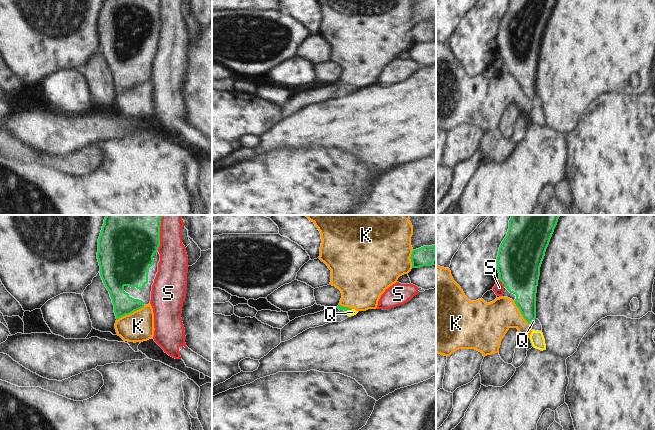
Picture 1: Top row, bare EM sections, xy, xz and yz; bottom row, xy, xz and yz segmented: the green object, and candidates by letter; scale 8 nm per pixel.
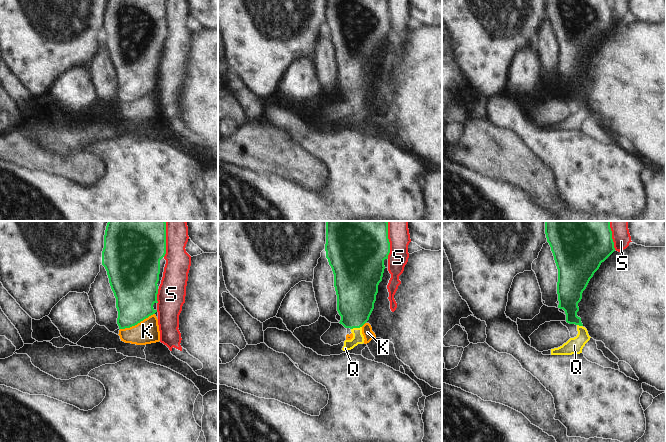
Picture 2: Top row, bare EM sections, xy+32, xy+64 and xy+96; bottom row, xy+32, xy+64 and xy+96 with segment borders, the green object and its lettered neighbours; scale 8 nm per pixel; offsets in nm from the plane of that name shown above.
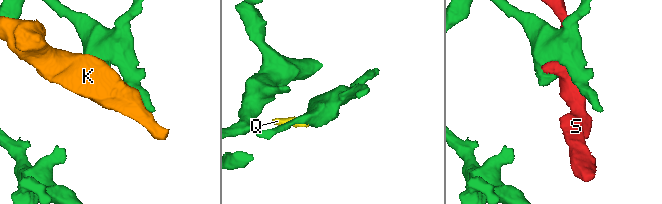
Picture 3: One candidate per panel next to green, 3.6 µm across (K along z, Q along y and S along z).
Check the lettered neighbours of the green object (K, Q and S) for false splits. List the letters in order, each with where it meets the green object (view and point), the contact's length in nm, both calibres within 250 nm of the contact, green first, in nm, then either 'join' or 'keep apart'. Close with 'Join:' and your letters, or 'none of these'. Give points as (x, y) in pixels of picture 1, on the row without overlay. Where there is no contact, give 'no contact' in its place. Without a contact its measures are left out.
K: contact xy (130, 89); length 260 nm; calibres 160 and 240 nm; keep apart
Q: contact xz (348, 85); length 70 nm; calibres 40 and 50 nm; join
S: contact xy (159, 13); length 220 nm; calibres 380 and 240 nm; keep apart
Join: Q

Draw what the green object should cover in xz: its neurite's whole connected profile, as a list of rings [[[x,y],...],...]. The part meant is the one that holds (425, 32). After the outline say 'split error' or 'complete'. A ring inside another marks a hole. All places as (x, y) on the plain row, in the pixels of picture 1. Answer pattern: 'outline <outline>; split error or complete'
outline [[[435,21],[423,22],[413,26],[410,35],[412,44],[434,41],[434,37],[436,36]]]; complete

